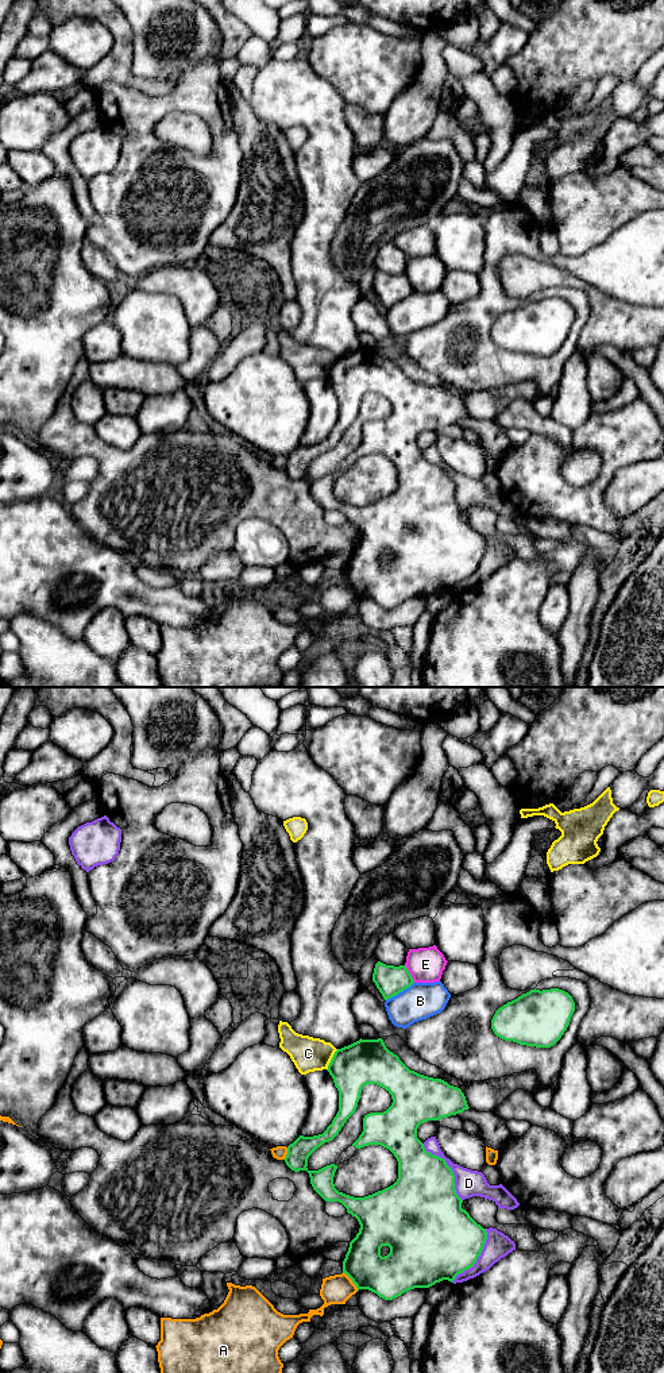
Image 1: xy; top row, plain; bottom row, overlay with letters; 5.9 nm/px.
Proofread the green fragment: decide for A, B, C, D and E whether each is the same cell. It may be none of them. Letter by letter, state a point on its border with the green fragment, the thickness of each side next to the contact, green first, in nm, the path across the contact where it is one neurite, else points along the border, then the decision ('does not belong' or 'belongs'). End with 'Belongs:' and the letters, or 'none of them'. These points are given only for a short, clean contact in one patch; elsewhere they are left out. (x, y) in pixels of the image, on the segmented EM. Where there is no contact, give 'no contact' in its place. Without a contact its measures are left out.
A: meets green in xy at (352, 1281); 260 nm thick on the green side, 180 nm on the other; does not belong
B: meets green in xy at (400, 991); 180 nm thick on the green side, 220 nm on the other; does not belong
C: meets green in xy at (331, 1060); 280 nm thick on the green side, 200 nm on the other; border along xy (338, 1049), (327, 1069); does not belong
D: meets green in xy at (450, 1168); 400 nm thick on the green side, 160 nm on the other; does not belong
E: meets green in xy at (409, 974); 180 nm thick on the green side, 200 nm on the other; does not belong
Belongs: none of them

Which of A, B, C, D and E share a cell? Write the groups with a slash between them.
A / B / C / D / E

